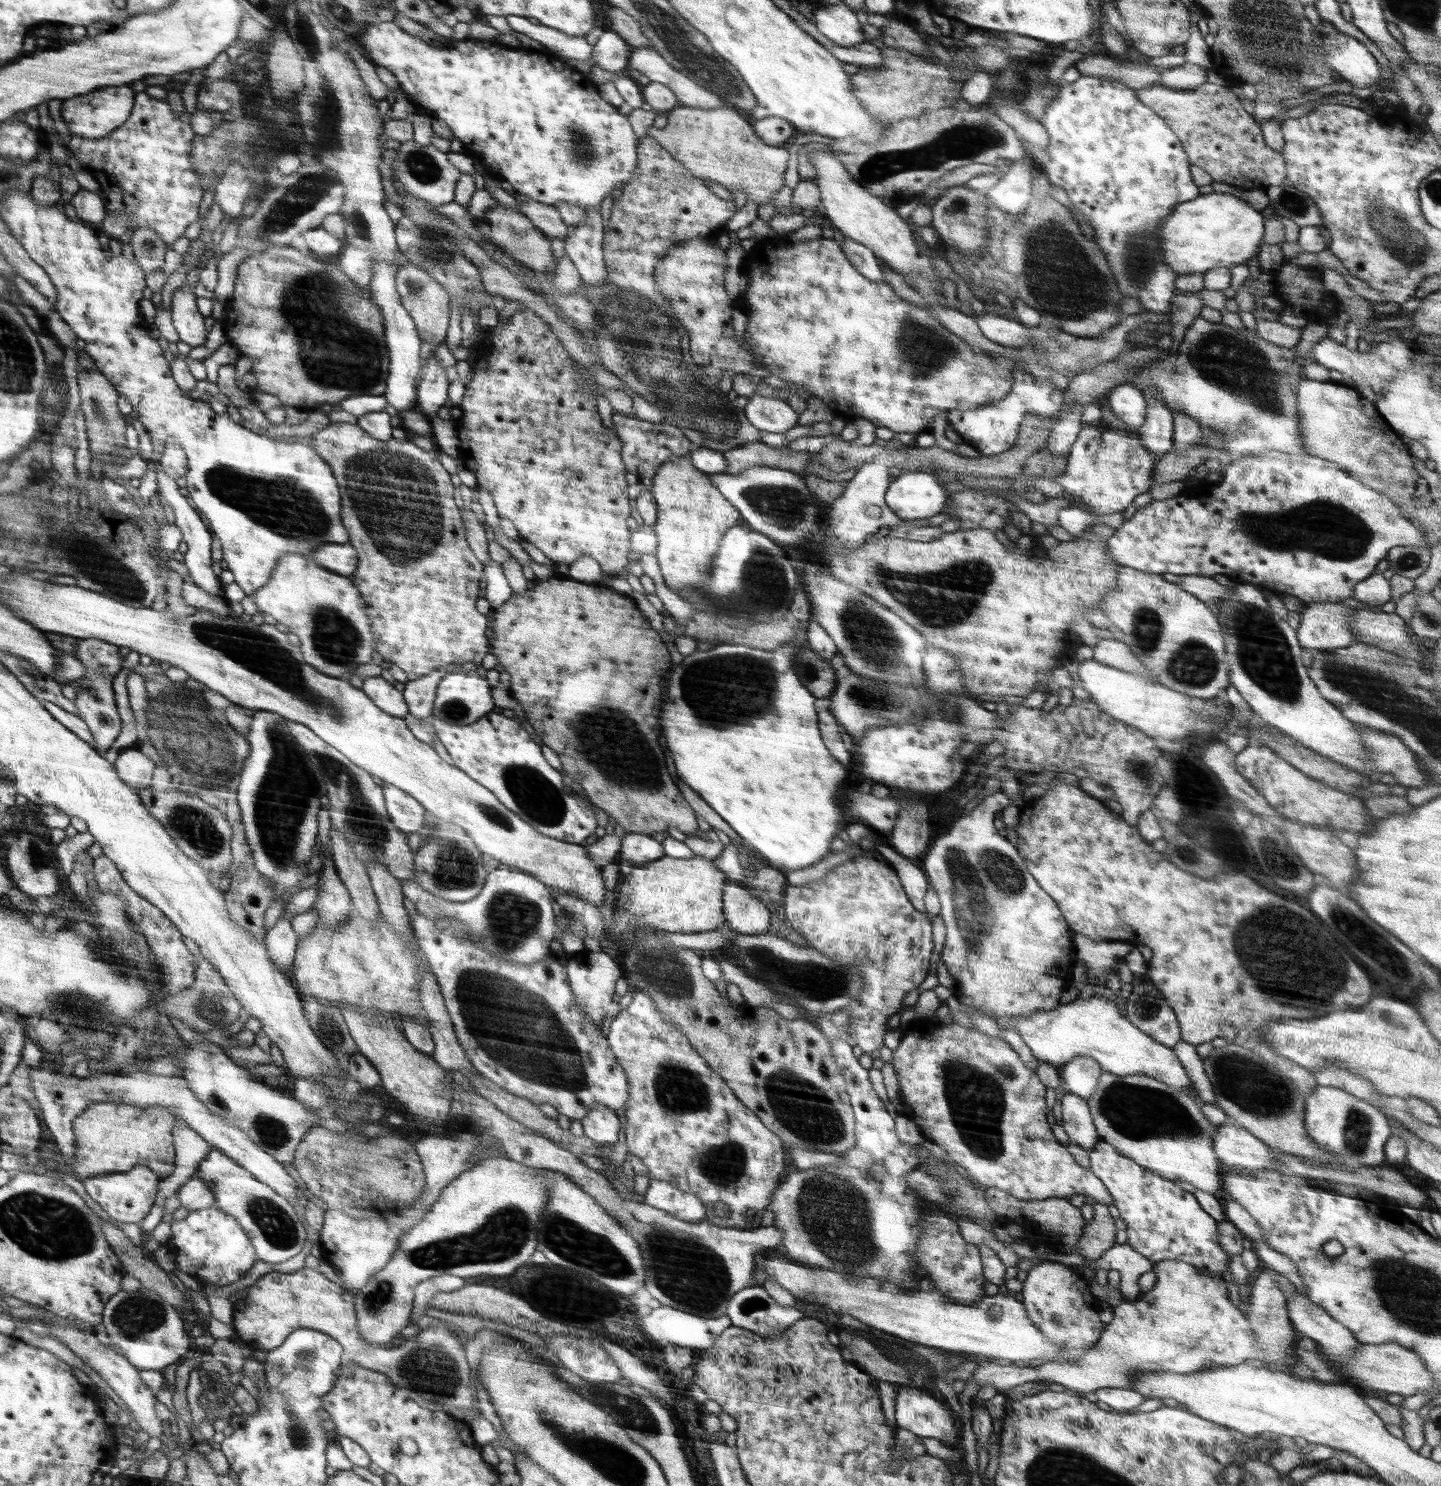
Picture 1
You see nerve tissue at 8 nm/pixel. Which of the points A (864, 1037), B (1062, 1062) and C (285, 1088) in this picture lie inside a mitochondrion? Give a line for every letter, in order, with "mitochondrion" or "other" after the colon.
A: other
B: other
C: other

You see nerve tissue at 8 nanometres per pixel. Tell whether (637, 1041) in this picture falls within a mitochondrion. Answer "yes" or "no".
no

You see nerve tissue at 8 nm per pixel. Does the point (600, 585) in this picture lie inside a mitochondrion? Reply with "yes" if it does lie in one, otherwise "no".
no

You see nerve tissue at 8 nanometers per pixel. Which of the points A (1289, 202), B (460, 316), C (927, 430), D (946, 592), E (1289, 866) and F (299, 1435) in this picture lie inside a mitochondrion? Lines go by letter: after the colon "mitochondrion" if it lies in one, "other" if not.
A: mitochondrion
B: other
C: other
D: mitochondrion
E: other
F: mitochondrion

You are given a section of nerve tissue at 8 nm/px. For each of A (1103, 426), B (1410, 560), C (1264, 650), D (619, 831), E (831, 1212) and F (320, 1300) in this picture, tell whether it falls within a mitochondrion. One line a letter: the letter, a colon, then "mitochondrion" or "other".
A: other
B: mitochondrion
C: mitochondrion
D: other
E: mitochondrion
F: other

